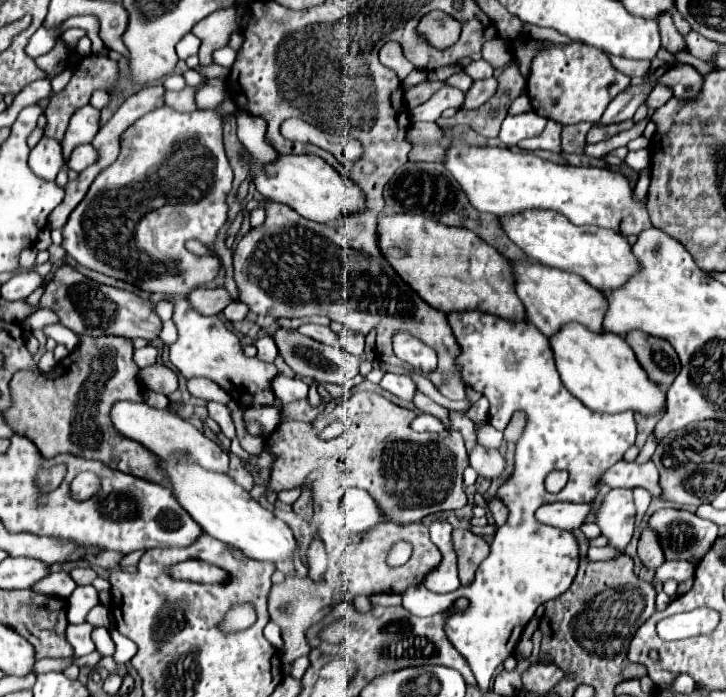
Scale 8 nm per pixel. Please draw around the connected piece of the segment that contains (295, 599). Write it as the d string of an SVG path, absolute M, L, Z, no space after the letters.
M328 573L322 583L314 583L308 577L302 577L302 579L288 577L284 583L272 585L272 591L268 597L268 613L270 613L270 619L282 629L282 639L284 639L282 657L288 663L310 653L306 631L314 623L322 621L332 611L332 607L336 607L336 601L334 601L334 587L336 585L340 585L340 577L336 573Z

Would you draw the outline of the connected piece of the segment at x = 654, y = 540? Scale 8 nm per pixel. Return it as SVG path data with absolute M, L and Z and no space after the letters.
M644 529L640 535L640 541L638 541L638 557L646 569L652 569L652 551L662 551L658 537L654 531Z

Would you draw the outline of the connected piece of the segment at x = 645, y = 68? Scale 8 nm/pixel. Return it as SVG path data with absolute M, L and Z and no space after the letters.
M610 55L610 59L614 67L628 77L643 77L650 73L650 61L632 61L632 59L622 59L614 55Z

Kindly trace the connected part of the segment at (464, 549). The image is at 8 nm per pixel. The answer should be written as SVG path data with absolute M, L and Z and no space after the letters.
M454 529L452 531L452 543L458 557L458 577L462 585L472 583L476 567L482 563L482 559L488 557L490 545L482 535L474 535L466 529Z

